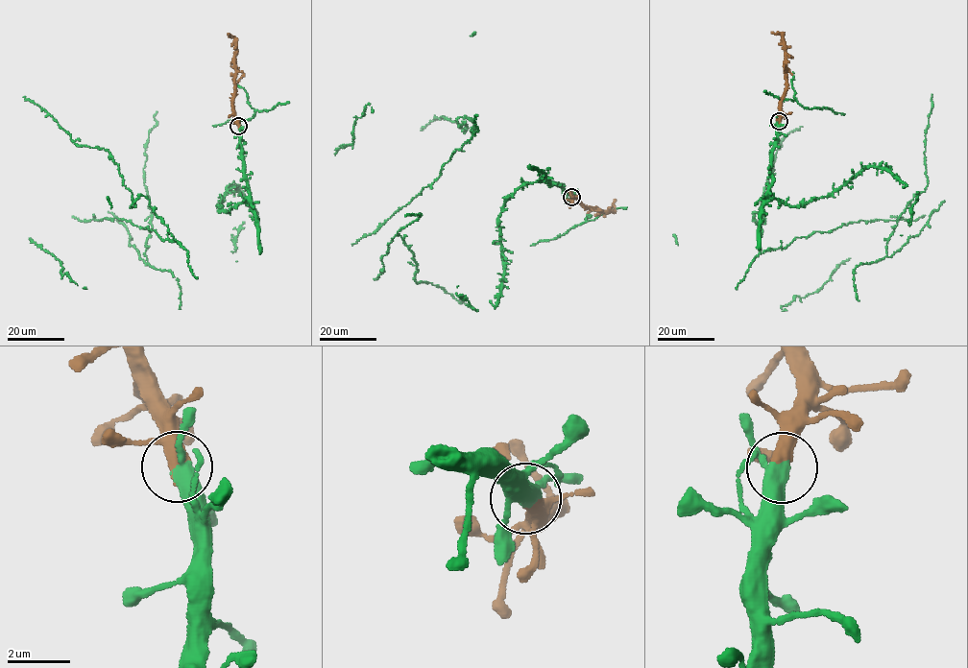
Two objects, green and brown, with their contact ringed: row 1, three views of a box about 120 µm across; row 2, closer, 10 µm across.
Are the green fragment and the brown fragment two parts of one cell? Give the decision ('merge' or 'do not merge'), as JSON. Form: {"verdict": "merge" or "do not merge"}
{"verdict": "merge"}

